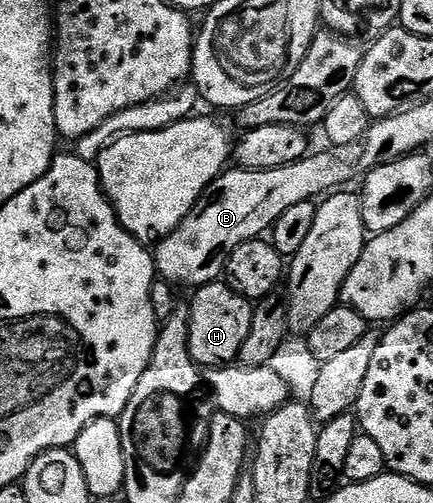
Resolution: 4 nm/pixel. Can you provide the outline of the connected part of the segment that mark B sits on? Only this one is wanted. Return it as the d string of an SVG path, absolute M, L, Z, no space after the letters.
M310 153L293 162L270 170L229 168L213 181L187 216L155 246L155 270L174 287L200 288L218 281L225 274L231 252L239 244L262 237L294 204L316 199L316 194L336 191L353 178L353 170L333 154Z

